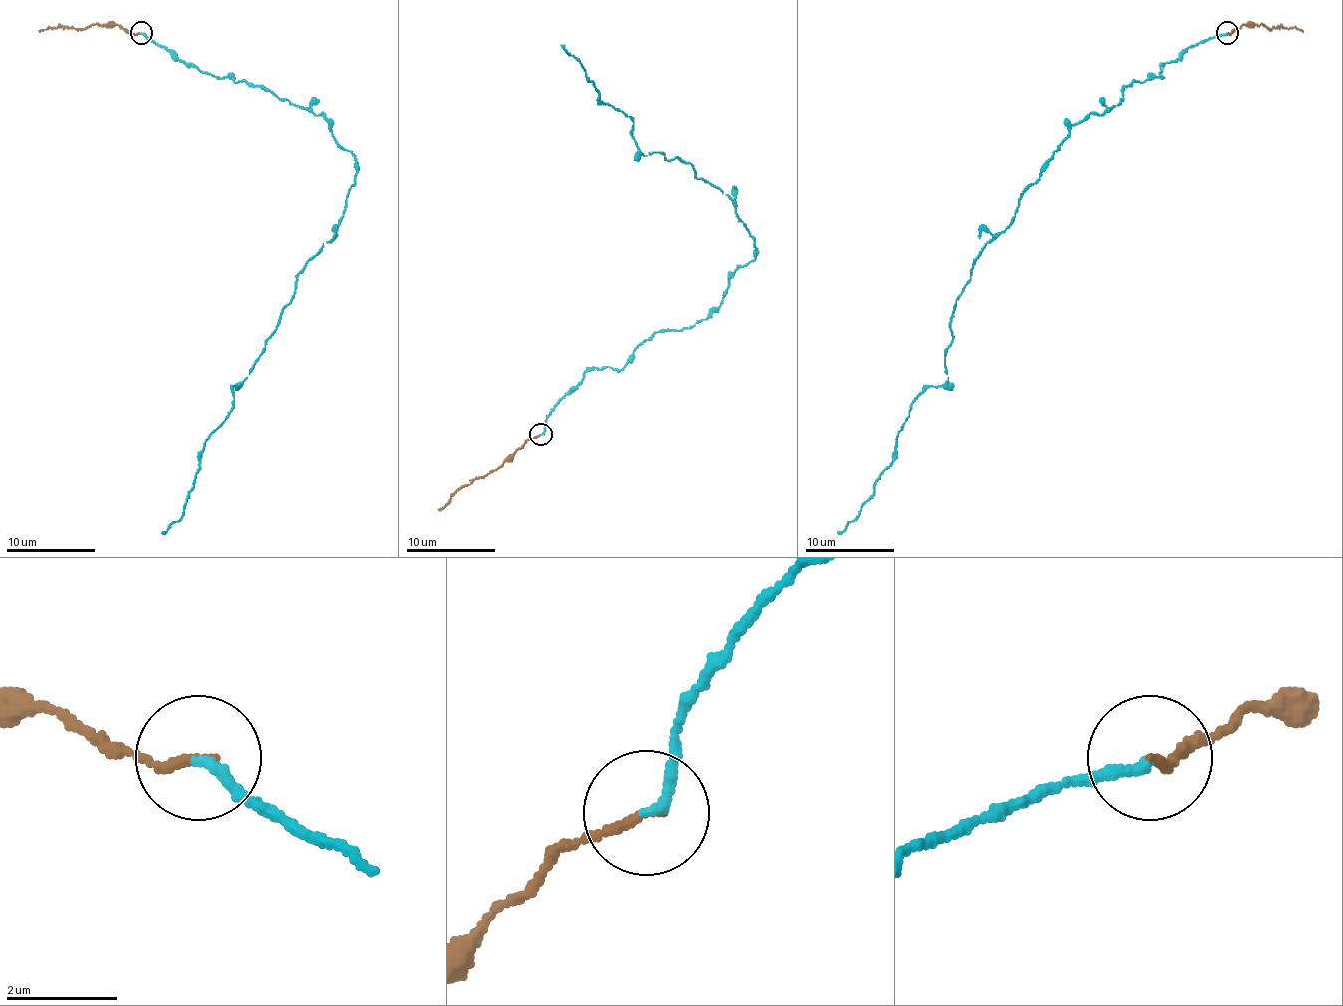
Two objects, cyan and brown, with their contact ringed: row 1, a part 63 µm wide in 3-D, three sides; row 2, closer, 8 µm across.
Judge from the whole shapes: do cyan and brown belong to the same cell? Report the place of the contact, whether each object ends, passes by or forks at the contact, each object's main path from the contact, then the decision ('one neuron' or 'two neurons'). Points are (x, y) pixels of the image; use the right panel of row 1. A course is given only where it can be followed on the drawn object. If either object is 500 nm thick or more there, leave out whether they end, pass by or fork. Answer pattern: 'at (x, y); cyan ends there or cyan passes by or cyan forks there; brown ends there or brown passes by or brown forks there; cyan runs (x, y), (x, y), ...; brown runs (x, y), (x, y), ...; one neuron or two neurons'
at (1227, 33); cyan ends there; brown ends there; cyan runs (1227, 32), (1069, 130), (955, 302), (948, 378), (910, 405), (893, 463), (837, 532); brown runs (1227, 32), (1241, 25), (1261, 23), (1301, 30); one neuron

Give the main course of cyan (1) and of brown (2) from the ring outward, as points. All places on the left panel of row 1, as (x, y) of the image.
1: (140, 32), (201, 72), (323, 112), (357, 166), (337, 233), (297, 278), (203, 447), (183, 516), (161, 532)
2: (140, 32), (132, 32), (120, 25), (96, 23), (38, 30)

